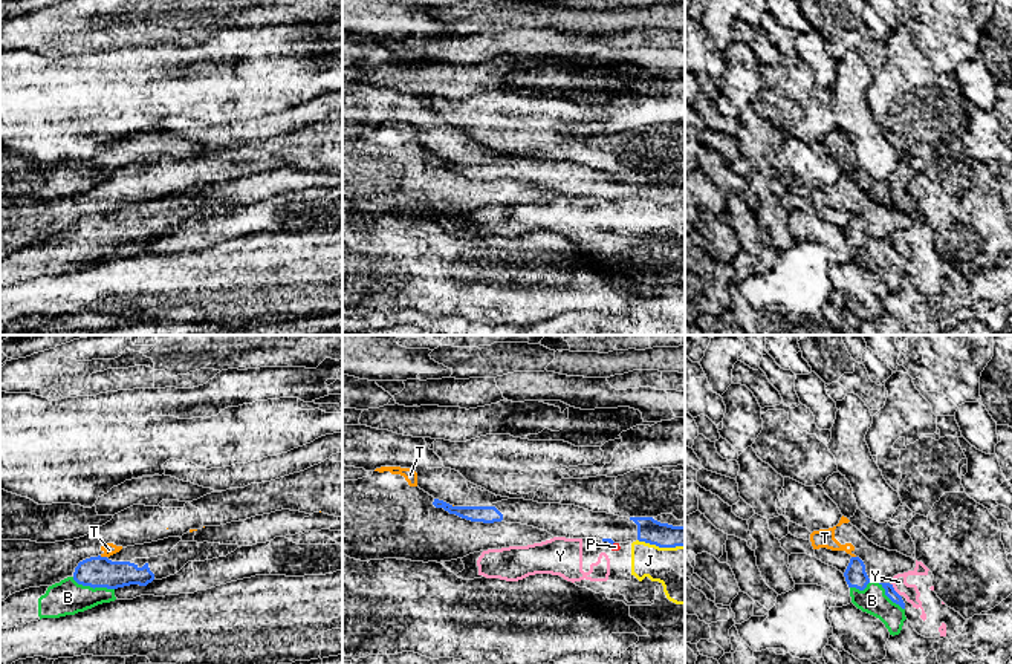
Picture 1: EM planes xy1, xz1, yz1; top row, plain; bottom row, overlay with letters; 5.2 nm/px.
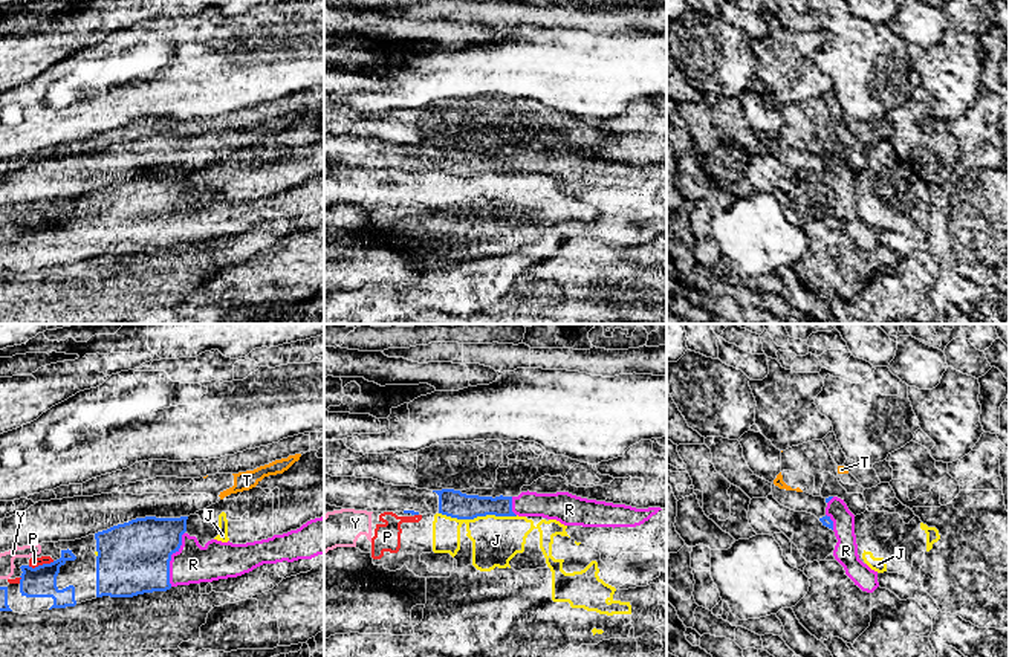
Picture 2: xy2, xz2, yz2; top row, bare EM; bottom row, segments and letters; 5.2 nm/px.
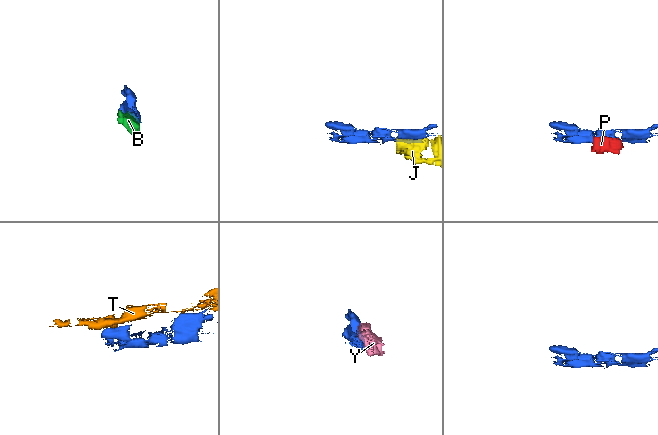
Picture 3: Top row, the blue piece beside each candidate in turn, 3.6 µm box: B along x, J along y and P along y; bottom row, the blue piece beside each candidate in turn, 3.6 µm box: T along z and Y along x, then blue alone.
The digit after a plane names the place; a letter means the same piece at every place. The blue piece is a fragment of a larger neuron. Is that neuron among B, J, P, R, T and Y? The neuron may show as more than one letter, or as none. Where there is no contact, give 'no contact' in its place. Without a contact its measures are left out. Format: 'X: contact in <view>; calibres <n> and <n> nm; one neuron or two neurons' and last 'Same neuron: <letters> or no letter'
B: contact in xy1; calibres 160 and 180 nm; one neuron
J: contact in xz2; calibres 140 and 260 nm; two neurons
P: contact in xy2; calibres 160 and 50 nm; two neurons
R: contact in xy2; calibres 380 and 200 nm; one neuron
T: contact in xy1; calibres 160 and 70 nm; two neurons
Y: contact in yz1; calibres 60 and 80 nm; two neurons
Same neuron: B, R

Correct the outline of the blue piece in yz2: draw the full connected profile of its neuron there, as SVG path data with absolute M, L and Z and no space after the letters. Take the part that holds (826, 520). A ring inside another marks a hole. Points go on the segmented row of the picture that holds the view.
M838 497L826 498L826 515L819 518L822 526L832 529L838 539L833 556L844 567L845 574L862 591L873 593L878 587L878 571L871 570L859 559L855 535L855 515L844 500Z

